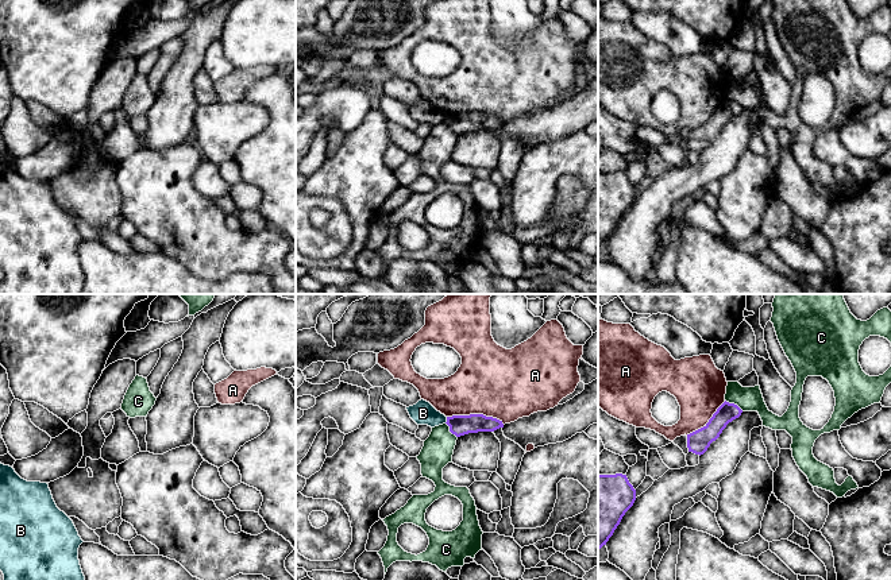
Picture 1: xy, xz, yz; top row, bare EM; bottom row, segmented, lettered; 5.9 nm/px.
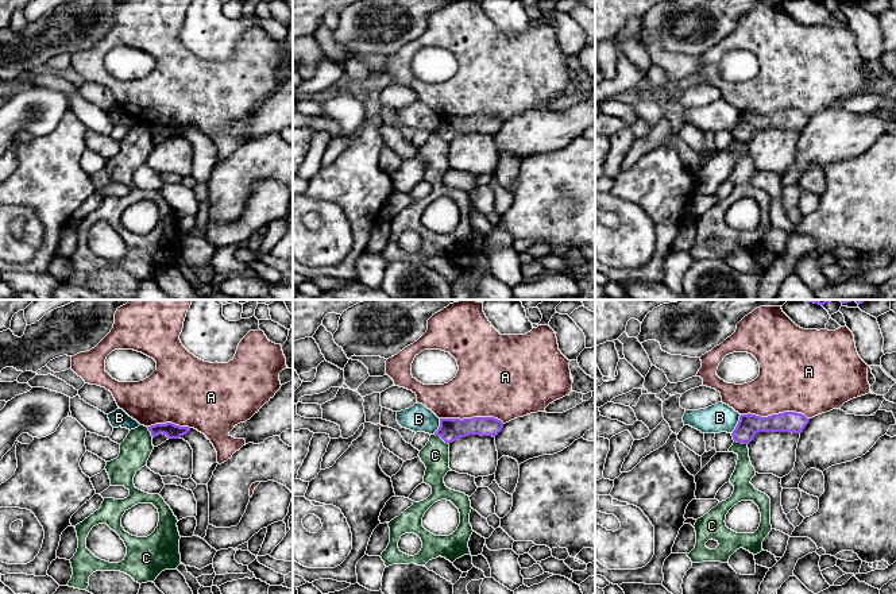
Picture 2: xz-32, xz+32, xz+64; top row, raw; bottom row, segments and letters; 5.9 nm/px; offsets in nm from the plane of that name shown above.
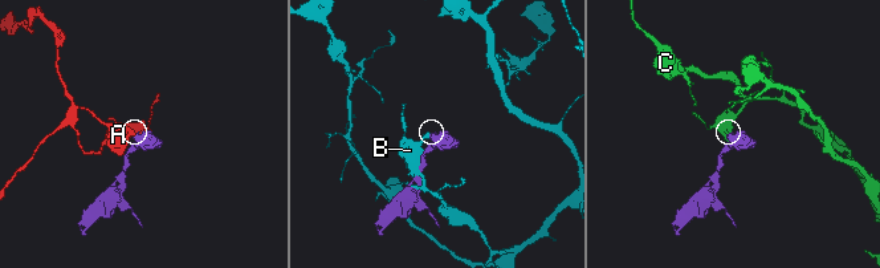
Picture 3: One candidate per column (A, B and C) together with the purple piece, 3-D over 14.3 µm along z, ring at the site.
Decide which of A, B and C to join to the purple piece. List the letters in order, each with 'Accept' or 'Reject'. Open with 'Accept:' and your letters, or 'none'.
Accept: none
A: Reject
B: Reject
C: Reject

